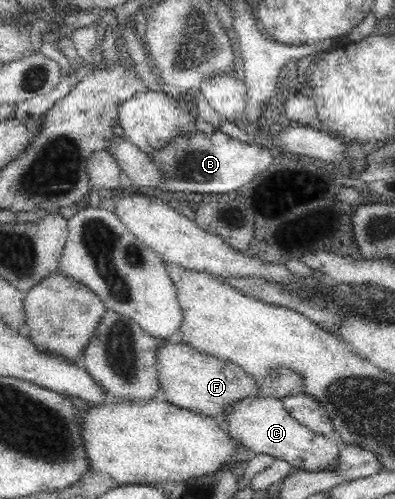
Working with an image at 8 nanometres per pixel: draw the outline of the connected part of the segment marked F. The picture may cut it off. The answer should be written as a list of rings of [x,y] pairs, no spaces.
[[[170,342],[158,348],[158,381],[169,403],[195,414],[223,419],[243,399],[261,397],[256,380],[229,361],[200,353],[187,343]]]

